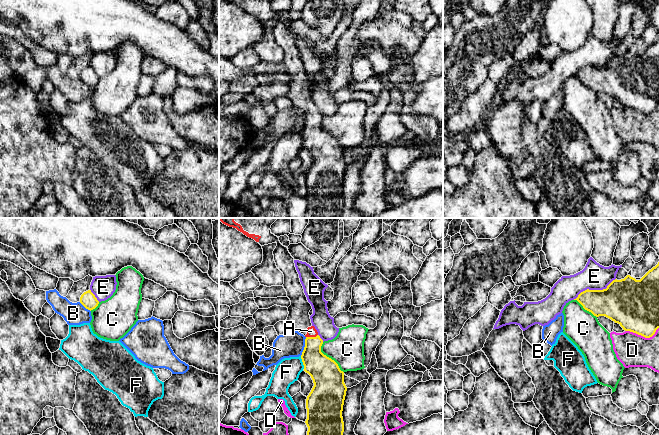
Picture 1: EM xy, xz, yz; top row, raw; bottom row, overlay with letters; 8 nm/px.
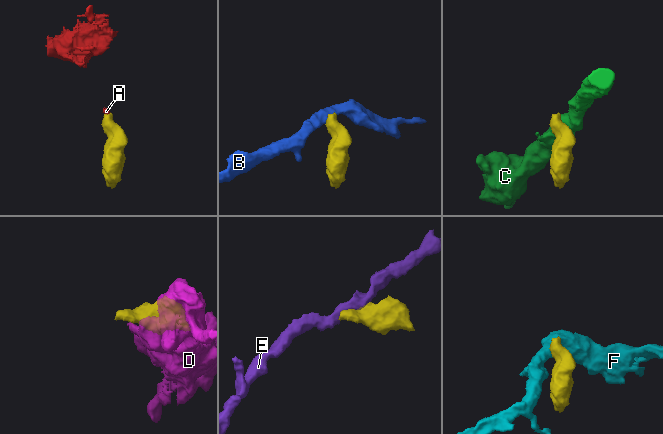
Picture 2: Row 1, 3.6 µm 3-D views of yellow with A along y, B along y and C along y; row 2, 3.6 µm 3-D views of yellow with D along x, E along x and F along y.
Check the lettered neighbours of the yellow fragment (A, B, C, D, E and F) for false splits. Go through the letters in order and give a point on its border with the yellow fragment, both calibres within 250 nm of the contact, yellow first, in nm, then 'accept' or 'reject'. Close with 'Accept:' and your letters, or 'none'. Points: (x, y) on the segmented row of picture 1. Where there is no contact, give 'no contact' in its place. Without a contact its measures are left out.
A: contact xz (311, 337); calibres 200 and 80 nm; accept
B: contact xz (305, 346); calibres 220 and 200 nm; reject
C: contact xz (328, 357); calibres 260 and 280 nm; reject
D: contact yz (642, 335); calibres 380 and 280 nm; reject
E: contact yz (594, 290); calibres 360 and 220 nm; reject
F: contact xz (303, 362); calibres 240 and 200 nm; reject
Accept: A

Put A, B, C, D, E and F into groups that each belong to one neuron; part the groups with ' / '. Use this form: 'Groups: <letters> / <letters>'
Groups: A / B / C / D / E / F

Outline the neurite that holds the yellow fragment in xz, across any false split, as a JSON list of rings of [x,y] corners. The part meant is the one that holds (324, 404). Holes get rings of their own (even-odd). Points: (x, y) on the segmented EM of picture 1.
[[[219,218],[219,220],[223,224],[229,227],[236,228],[238,231],[242,232],[247,237],[254,239],[261,246],[272,244],[275,242],[277,243],[277,246],[273,251],[274,261],[276,263],[277,268],[284,275],[283,287],[287,292],[287,297],[291,301],[291,305],[288,307],[289,314],[287,317],[287,321],[292,325],[294,330],[298,331],[299,333],[303,334],[306,337],[305,347],[302,352],[301,359],[304,365],[304,371],[311,376],[314,383],[314,386],[306,399],[307,419],[305,423],[308,427],[307,435],[343,435],[344,422],[342,417],[342,411],[347,391],[347,387],[344,383],[344,372],[340,370],[338,364],[334,360],[327,357],[321,352],[323,340],[320,338],[317,330],[311,323],[309,312],[312,309],[312,306],[308,302],[307,297],[304,293],[303,286],[300,282],[299,274],[295,267],[294,258],[289,253],[288,248],[283,246],[280,243],[279,238],[274,234],[272,234],[270,230],[271,225],[277,219],[288,219],[288,218]]]

